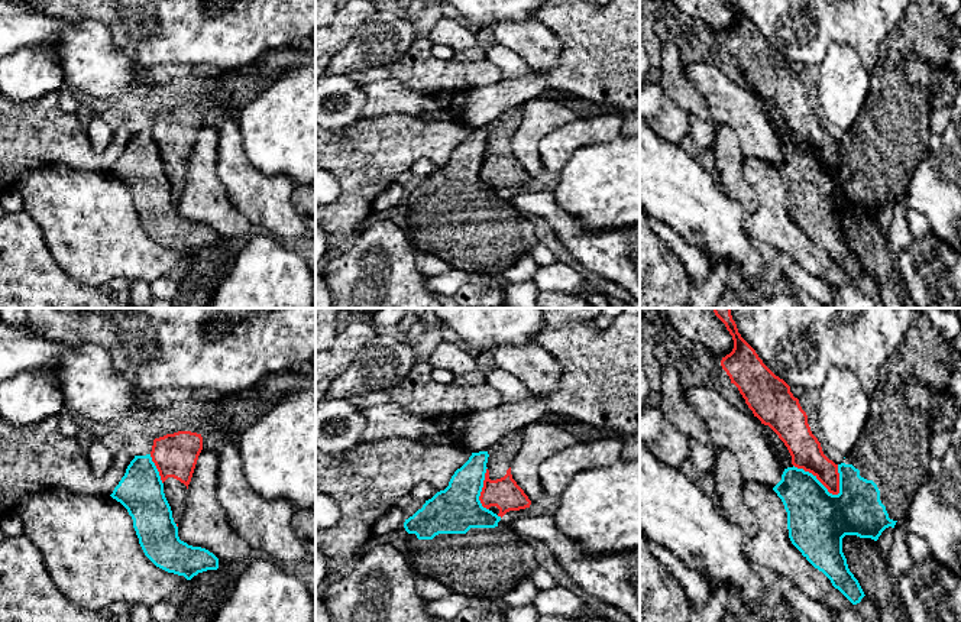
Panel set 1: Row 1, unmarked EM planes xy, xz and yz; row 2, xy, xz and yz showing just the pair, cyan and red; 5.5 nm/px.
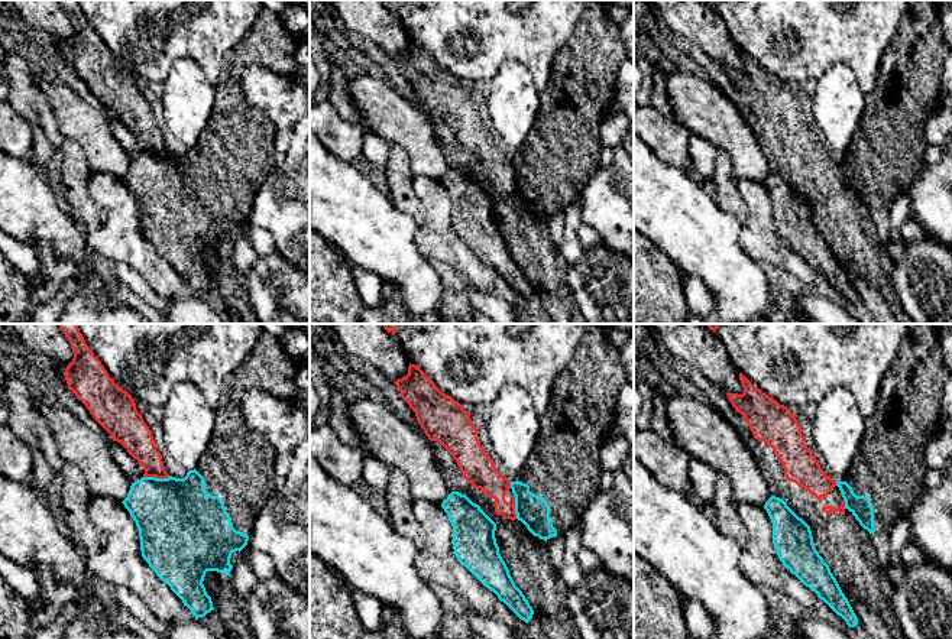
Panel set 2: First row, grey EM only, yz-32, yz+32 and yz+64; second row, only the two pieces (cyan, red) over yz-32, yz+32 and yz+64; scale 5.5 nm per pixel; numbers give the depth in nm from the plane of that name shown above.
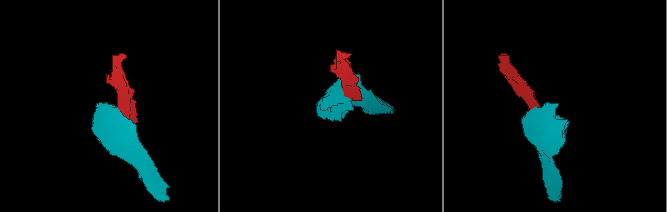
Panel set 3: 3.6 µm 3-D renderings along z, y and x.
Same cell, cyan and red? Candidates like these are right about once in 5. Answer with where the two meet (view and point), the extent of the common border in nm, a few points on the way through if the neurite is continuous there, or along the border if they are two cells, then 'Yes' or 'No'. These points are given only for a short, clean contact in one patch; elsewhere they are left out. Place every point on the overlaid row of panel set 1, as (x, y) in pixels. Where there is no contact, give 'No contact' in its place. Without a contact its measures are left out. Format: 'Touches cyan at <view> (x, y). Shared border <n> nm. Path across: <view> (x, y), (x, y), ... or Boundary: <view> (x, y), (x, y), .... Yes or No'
Touches cyan at yz (816, 479). Shared border 300 nm. Boundary: yz (793, 465), (808, 470), (830, 492), (840, 492). No

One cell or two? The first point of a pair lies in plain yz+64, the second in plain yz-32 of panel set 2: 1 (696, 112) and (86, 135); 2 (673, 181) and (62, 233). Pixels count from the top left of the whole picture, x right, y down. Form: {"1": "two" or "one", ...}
{"1": "one", "2": "one"}

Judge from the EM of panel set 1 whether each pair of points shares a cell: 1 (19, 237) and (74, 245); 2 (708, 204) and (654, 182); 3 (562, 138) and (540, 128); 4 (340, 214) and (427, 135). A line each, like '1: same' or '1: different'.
1: different
2: same
3: different
4: same

